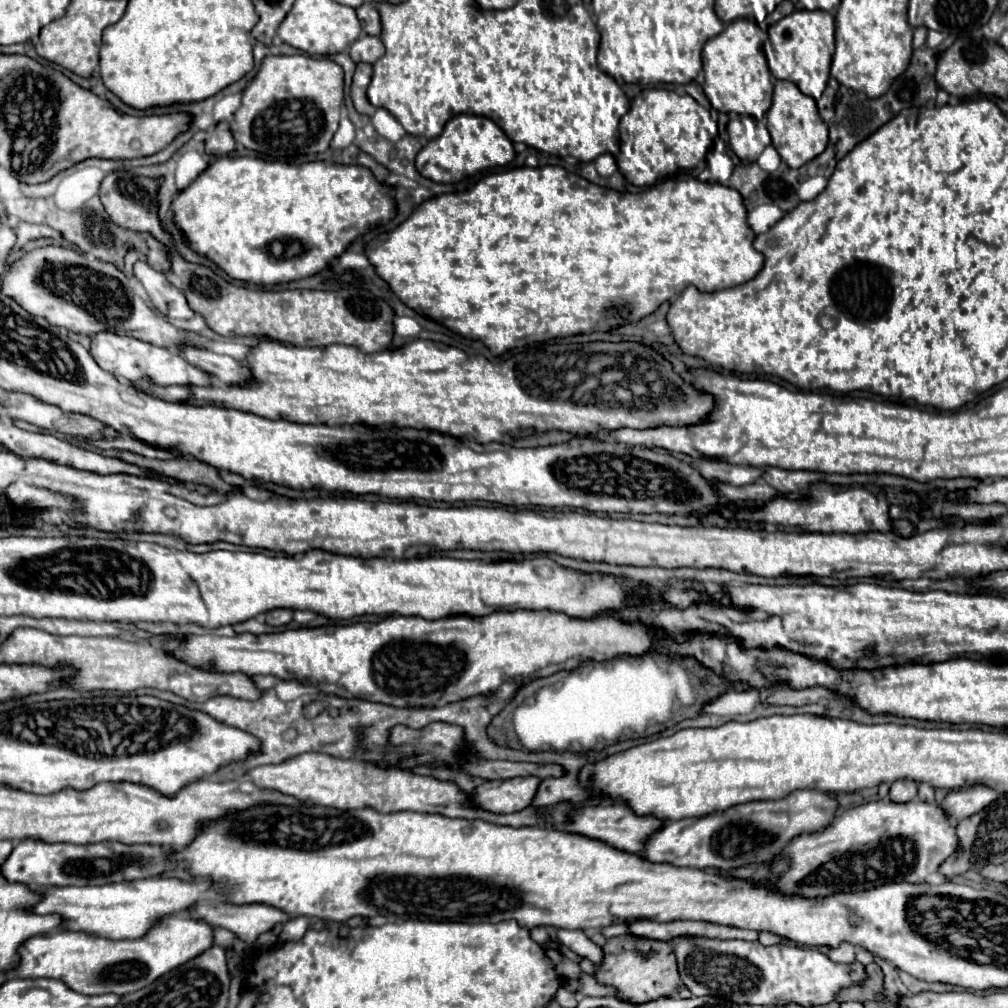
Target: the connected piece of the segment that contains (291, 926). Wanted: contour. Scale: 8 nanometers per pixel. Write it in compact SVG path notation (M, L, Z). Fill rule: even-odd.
M300 916L300 918L294 918L294 920L286 922L284 930L282 930L282 940L286 940L286 942L300 940L306 934L306 930L308 930L308 922L310 920L306 916Z

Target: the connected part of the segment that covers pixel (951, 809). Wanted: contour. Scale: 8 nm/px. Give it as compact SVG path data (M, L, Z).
M978 784L978 786L950 792L944 798L942 808L948 812L948 816L952 820L962 820L962 818L968 818L968 816L980 812L982 808L986 808L992 800L996 800L996 796L998 794L992 788Z

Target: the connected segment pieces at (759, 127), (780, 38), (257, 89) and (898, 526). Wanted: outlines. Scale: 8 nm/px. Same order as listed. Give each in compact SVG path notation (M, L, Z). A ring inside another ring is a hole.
M732 116L728 122L730 148L742 162L756 162L770 144L766 126L750 116Z
M824 10L792 12L768 28L768 38L764 43L764 54L772 75L777 80L794 82L800 92L816 100L827 86L834 51L835 22L832 14Z
M304 54L292 56L266 56L260 64L258 74L242 92L242 104L230 122L234 140L244 148L258 152L266 160L296 162L306 150L324 152L330 146L334 132L340 122L340 108L344 102L344 70L328 58L310 58Z
M894 520L892 522L892 528L902 538L910 538L910 536L916 534L916 526L912 522L908 522L908 520Z

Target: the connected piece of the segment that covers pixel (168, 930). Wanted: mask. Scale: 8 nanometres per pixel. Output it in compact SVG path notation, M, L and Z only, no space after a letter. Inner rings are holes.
M180 912L164 924L164 928L156 928L156 932L148 932L140 940L110 940L104 936L94 936L86 932L74 930L56 930L46 936L30 938L20 948L20 968L8 972L6 976L20 978L54 978L62 980L68 988L86 996L102 996L102 994L128 994L140 988L146 988L162 974L186 964L188 960L204 954L214 946L214 926L204 920L192 918L188 912Z

